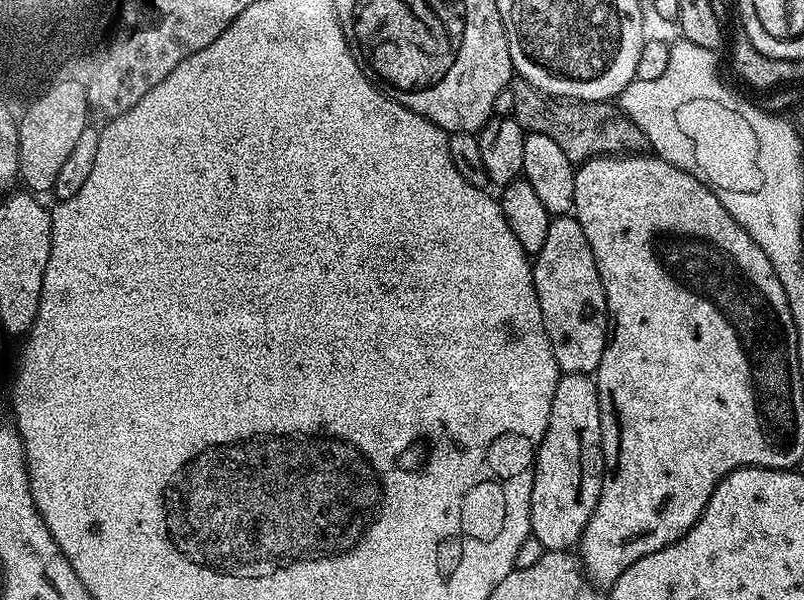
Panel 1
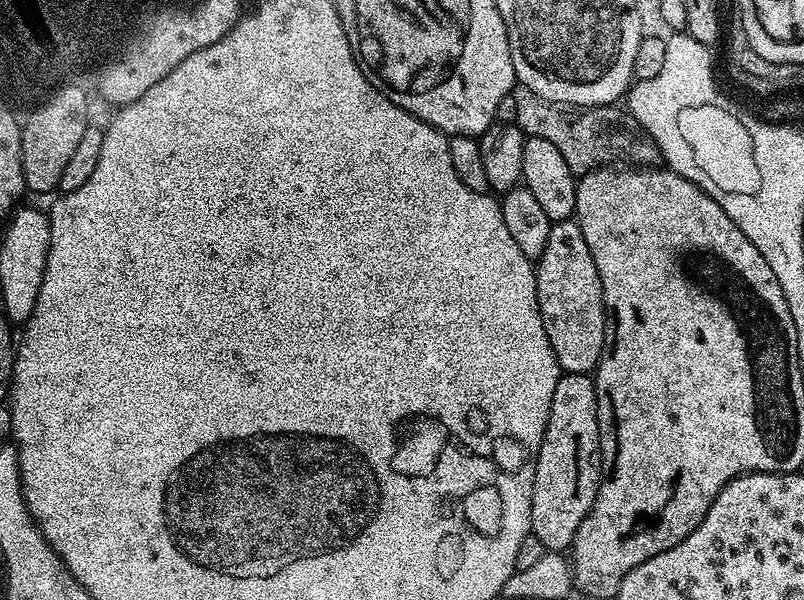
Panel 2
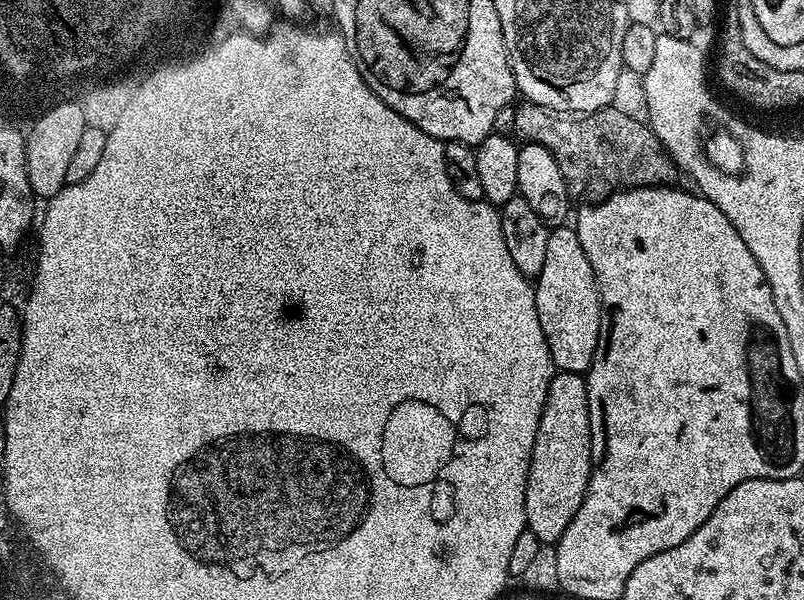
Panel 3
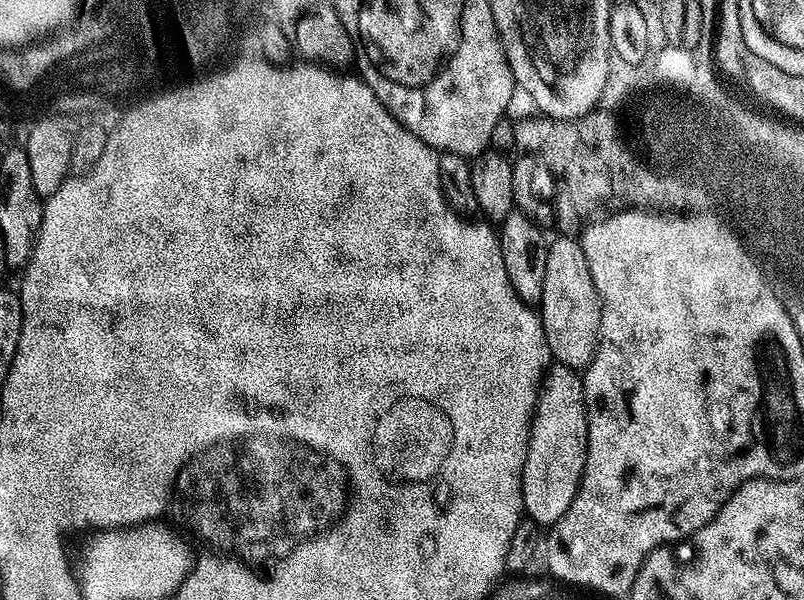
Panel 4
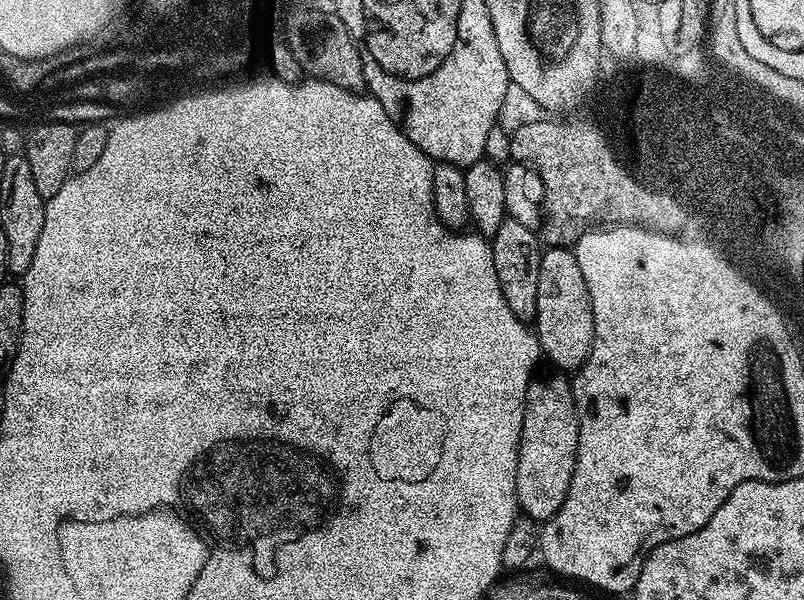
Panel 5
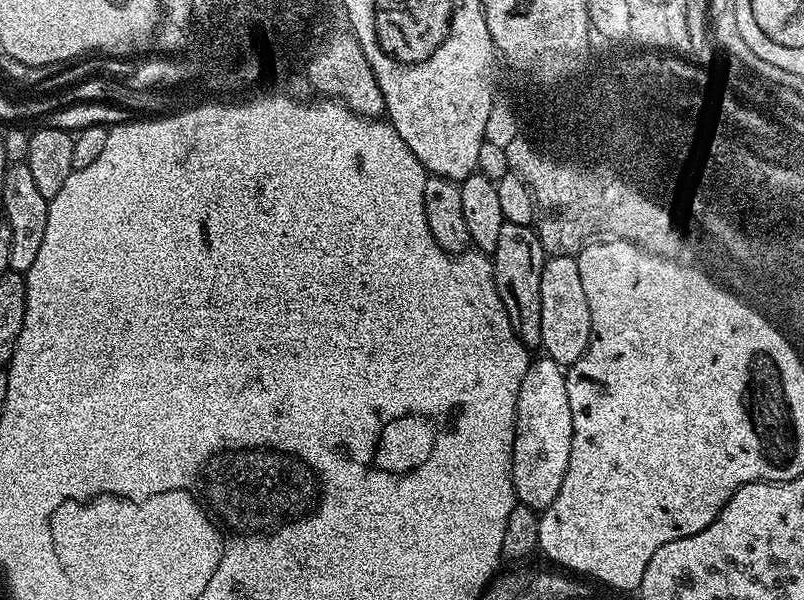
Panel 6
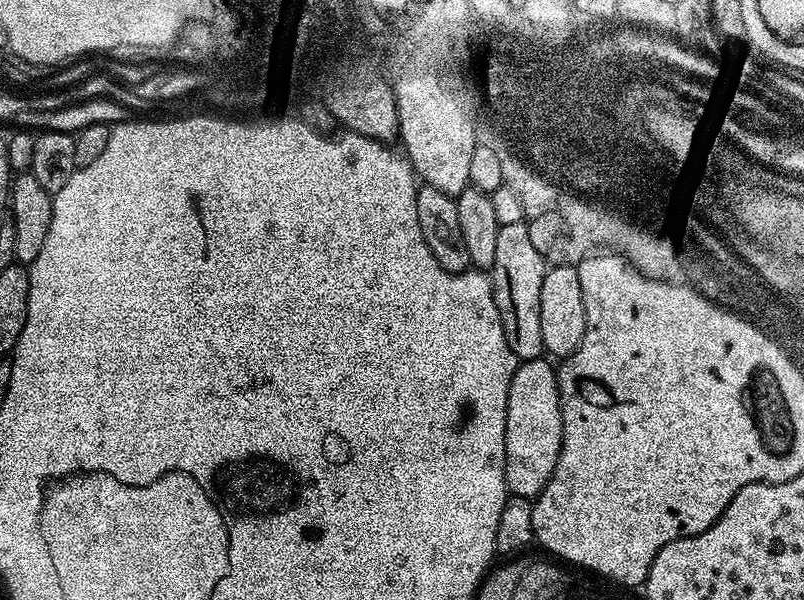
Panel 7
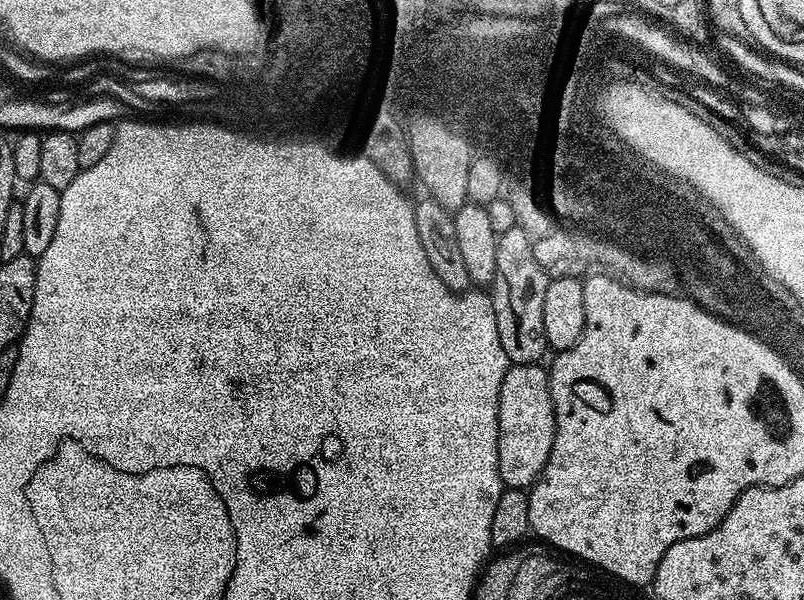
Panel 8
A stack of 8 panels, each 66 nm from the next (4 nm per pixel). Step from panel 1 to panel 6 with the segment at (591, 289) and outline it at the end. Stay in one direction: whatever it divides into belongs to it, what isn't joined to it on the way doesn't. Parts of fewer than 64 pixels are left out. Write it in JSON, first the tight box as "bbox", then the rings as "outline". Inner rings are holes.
{"bbox":[542,256,592,366],"outline":[[[548,256],[542,270],[542,338],[543,351],[561,366],[570,366],[586,354],[592,337],[590,305],[586,302],[586,290],[582,290],[582,277],[578,274],[576,256]]]}

